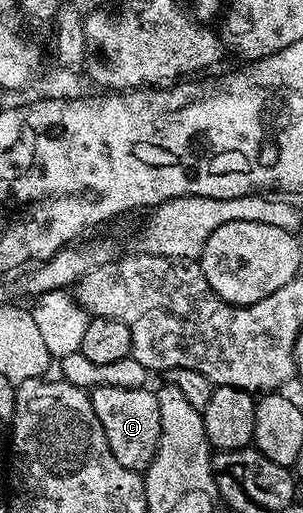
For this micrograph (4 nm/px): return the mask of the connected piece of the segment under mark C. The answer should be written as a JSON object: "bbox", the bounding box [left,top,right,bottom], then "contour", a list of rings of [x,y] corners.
{"bbox":[89,385,160,472],"contour":[[[95,385],[89,391],[90,403],[96,412],[96,420],[100,420],[100,428],[104,428],[104,436],[108,436],[108,448],[112,448],[112,456],[124,464],[124,468],[145,472],[152,464],[158,451],[160,440],[160,404],[157,393],[153,389],[140,386],[100,386]]]}

